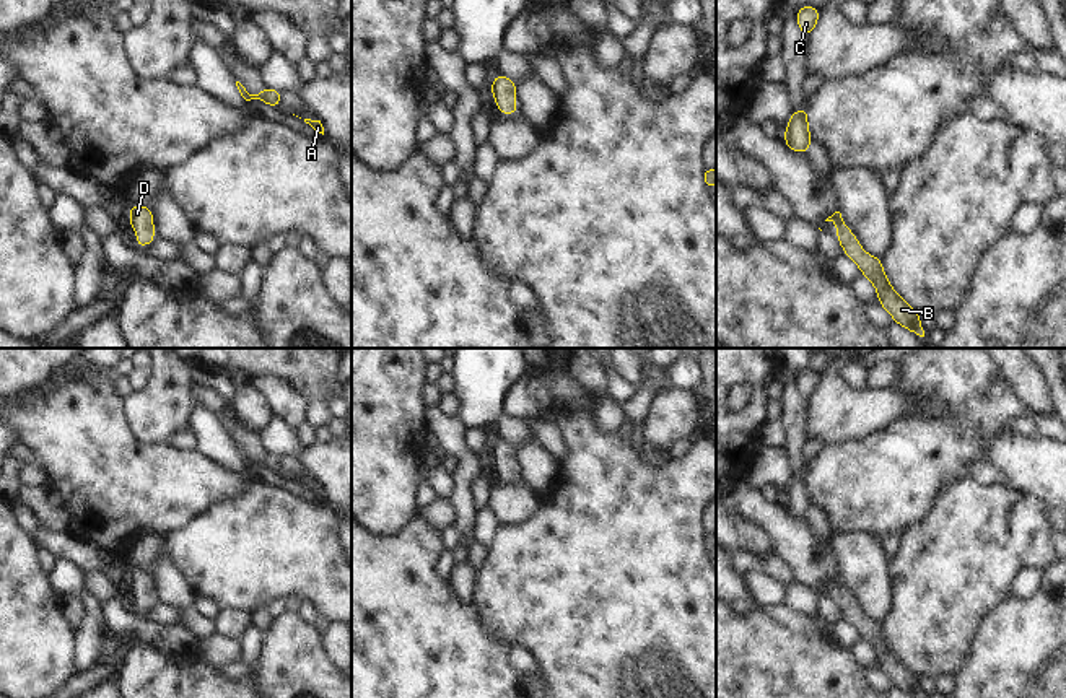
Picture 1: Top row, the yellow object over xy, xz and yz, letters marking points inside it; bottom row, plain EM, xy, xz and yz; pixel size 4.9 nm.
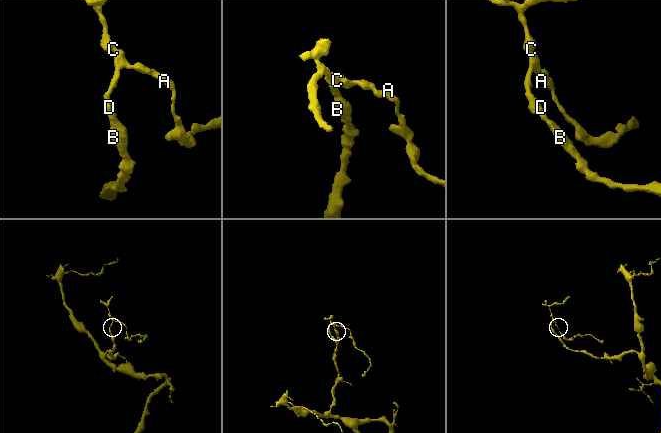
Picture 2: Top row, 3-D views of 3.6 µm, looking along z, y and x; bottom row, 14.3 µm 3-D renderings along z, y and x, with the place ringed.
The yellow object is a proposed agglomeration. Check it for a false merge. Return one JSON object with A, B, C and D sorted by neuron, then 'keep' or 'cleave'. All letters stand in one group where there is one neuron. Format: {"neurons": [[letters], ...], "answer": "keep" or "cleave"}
{"neurons": [["A", "B", "C", "D"]], "answer": "keep"}

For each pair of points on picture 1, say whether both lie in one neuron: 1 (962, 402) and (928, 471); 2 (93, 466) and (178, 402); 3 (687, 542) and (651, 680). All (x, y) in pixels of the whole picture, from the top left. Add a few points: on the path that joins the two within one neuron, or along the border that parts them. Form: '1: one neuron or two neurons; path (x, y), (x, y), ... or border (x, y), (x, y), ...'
1: one neuron; path (952, 418), (928, 449), (928, 454)
2: two neurons; border (122, 399), (131, 431), (142, 441), (163, 444)
3: one neuron; path (653, 576), (651, 646)

